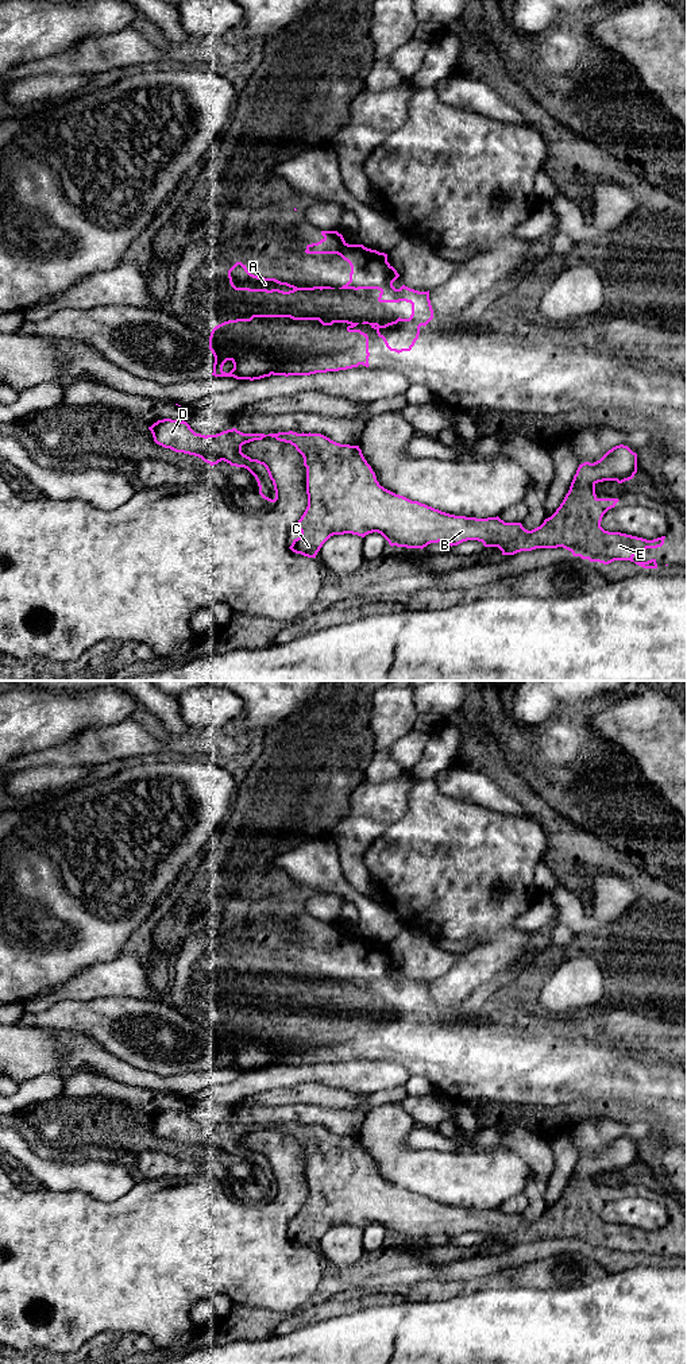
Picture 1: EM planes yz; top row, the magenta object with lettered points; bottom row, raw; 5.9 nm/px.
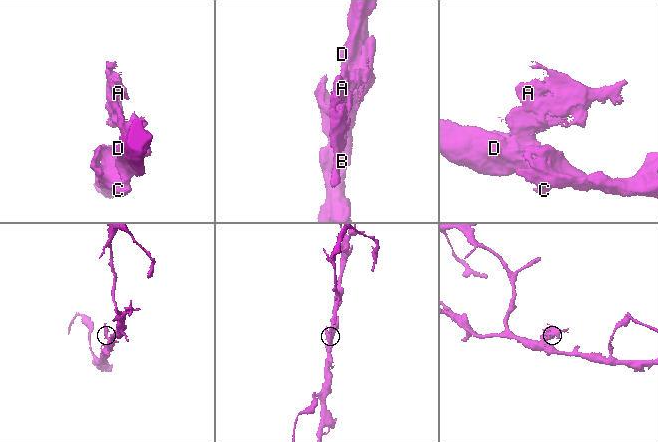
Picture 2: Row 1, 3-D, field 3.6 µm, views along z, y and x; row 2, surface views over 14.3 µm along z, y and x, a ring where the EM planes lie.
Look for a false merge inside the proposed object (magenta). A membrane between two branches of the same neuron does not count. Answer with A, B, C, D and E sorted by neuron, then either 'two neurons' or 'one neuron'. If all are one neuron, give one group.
A / B C D E; two neurons

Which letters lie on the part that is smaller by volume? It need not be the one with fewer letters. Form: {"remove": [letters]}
{"remove": ["A"]}

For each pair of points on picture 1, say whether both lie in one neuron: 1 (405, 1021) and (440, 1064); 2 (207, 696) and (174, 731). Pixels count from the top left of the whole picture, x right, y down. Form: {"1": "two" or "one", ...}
{"1": "one", "2": "two"}

